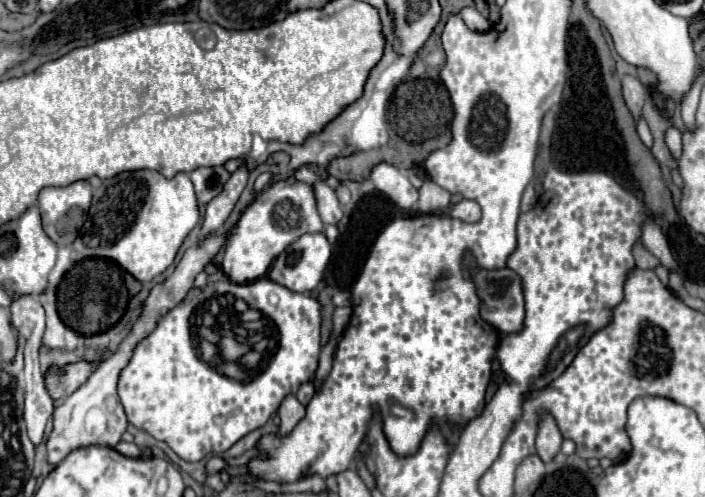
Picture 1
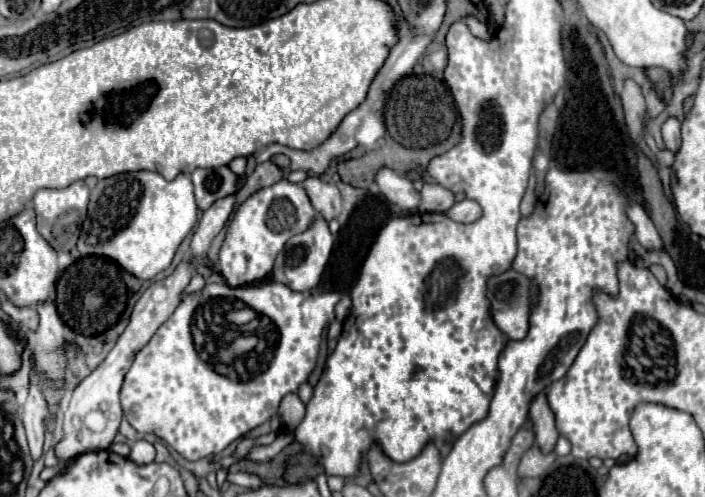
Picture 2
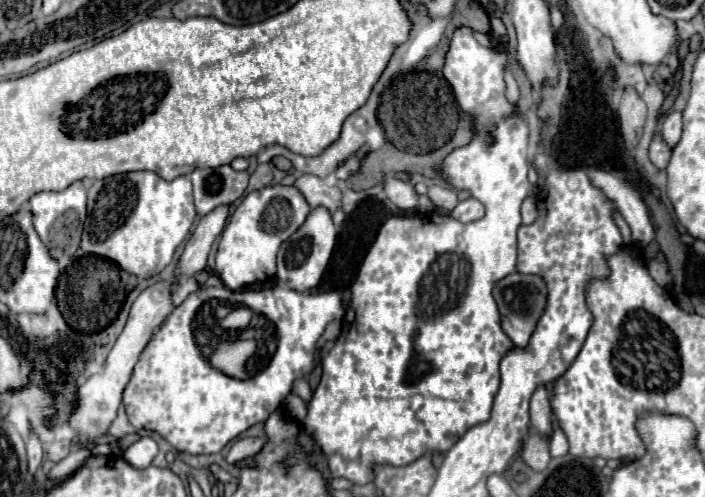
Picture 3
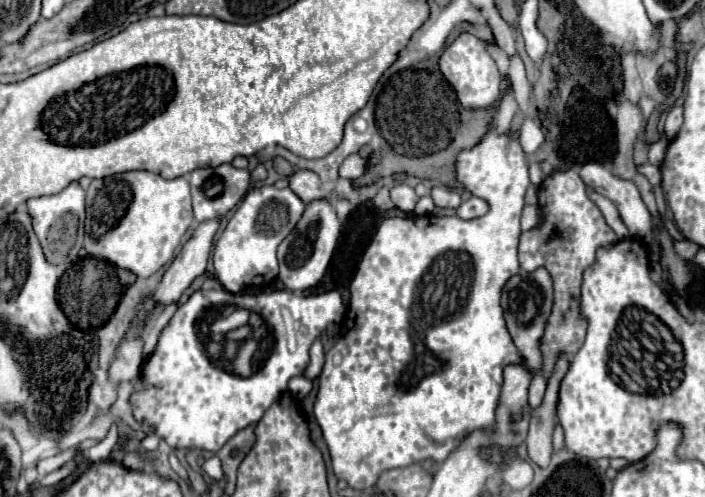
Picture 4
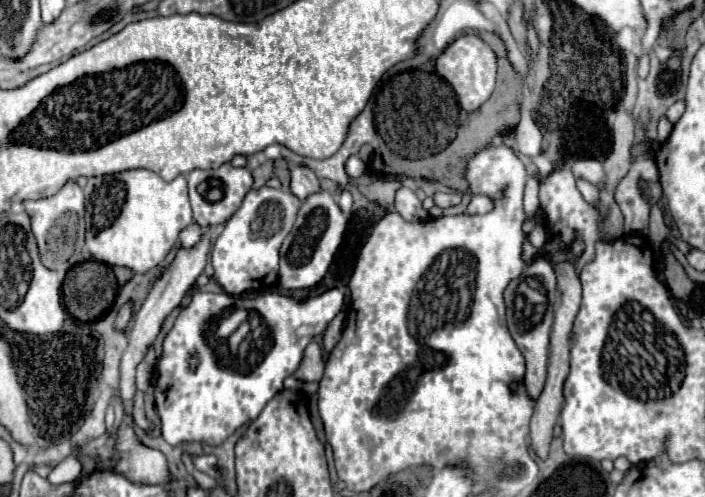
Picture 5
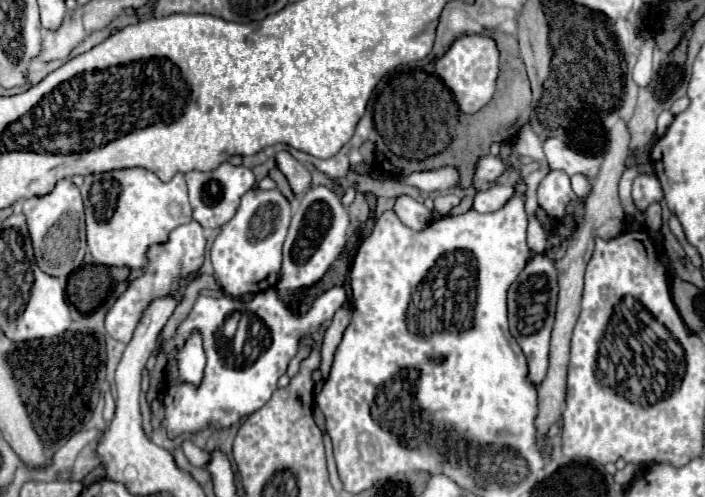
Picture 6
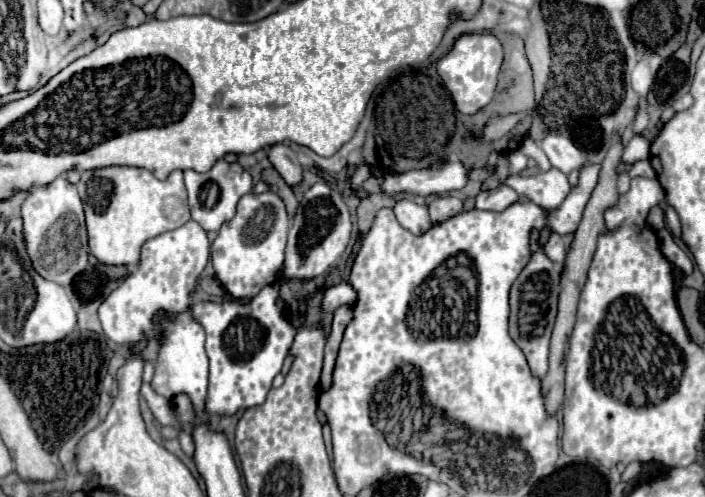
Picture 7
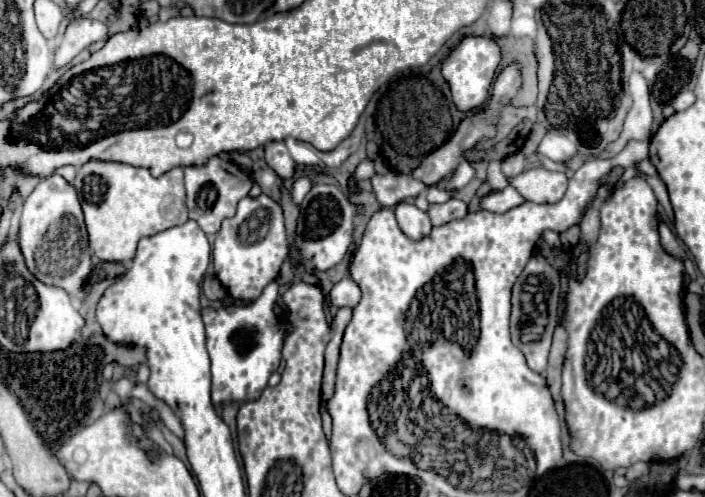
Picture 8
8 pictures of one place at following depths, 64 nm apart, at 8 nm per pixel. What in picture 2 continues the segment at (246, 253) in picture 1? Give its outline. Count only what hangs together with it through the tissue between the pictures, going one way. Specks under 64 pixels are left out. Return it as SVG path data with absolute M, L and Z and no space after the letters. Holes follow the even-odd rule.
M280 180L268 188L254 192L236 210L218 254L220 274L224 276L228 286L238 288L268 278L272 274L276 256L282 250L282 246L288 242L288 238L304 232L304 228L308 228L308 224L314 218L316 212L300 184Z

